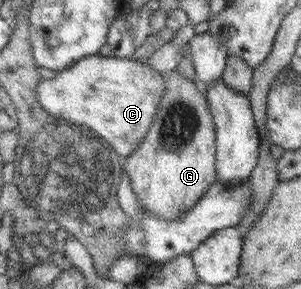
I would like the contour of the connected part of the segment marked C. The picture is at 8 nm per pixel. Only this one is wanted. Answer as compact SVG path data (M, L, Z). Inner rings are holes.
M91 55L63 71L56 71L53 79L43 79L36 92L38 104L49 115L88 127L125 159L137 151L155 123L166 92L165 83L166 76L155 72L149 62Z

